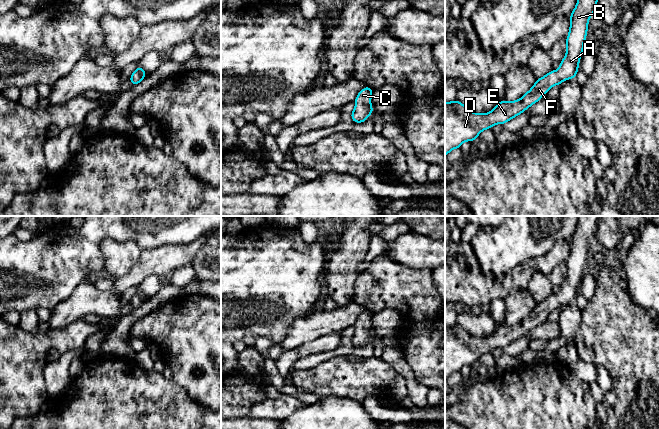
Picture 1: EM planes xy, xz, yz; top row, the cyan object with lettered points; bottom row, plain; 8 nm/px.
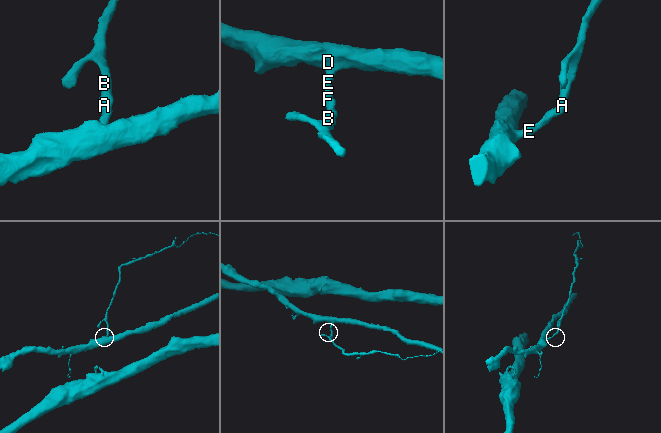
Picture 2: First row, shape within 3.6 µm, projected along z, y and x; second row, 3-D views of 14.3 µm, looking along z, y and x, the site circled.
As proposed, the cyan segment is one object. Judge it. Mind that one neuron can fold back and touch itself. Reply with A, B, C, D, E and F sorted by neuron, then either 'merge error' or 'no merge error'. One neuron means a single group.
A B C D E F; no merge error

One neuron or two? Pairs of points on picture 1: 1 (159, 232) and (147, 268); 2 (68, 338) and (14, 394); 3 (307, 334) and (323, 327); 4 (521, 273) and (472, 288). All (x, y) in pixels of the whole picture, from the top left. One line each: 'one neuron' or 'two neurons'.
1: two neurons
2: one neuron
3: one neuron
4: one neuron

